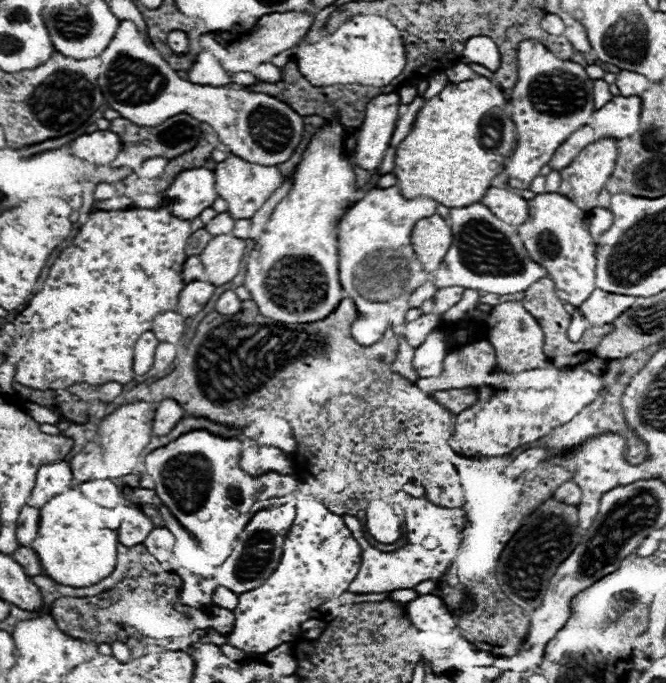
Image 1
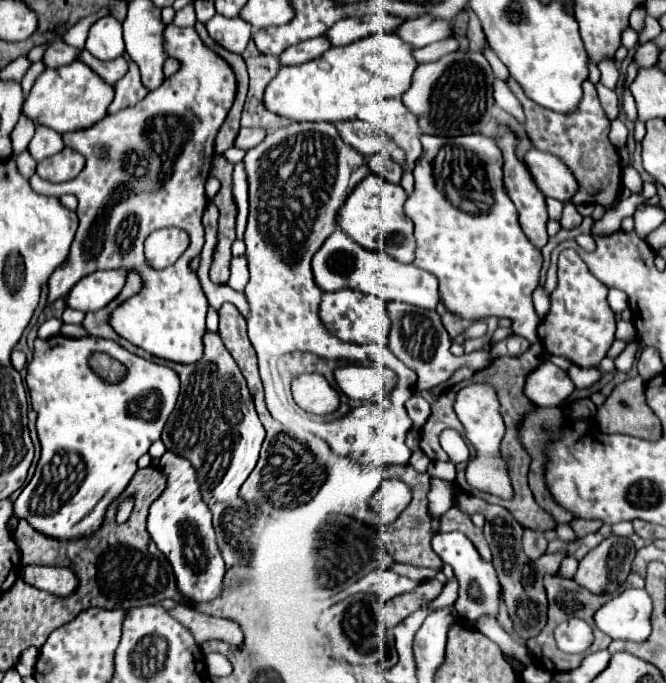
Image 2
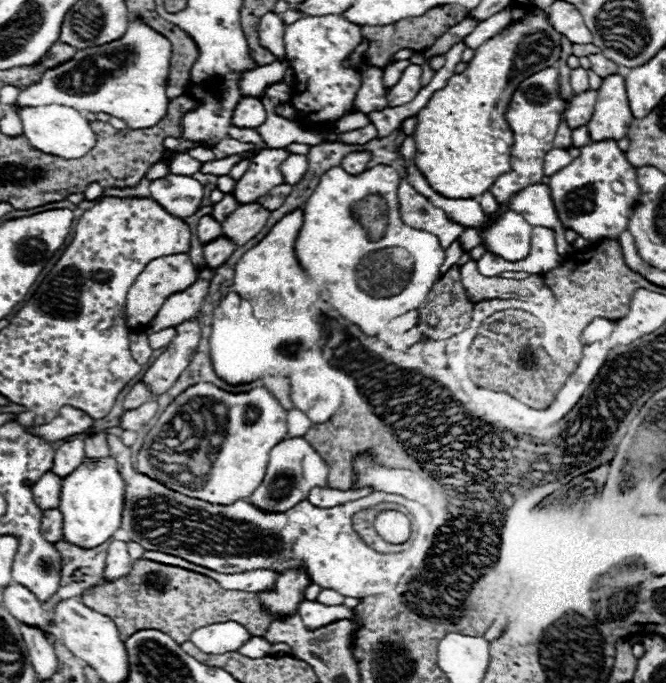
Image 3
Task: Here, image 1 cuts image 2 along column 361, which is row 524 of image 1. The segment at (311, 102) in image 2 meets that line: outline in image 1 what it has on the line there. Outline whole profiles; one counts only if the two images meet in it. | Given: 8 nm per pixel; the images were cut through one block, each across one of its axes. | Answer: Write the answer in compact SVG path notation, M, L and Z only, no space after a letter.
M66 490L40 508L40 528L32 550L40 556L44 574L64 586L84 588L110 576L116 566L118 532L100 526L98 508L80 490Z

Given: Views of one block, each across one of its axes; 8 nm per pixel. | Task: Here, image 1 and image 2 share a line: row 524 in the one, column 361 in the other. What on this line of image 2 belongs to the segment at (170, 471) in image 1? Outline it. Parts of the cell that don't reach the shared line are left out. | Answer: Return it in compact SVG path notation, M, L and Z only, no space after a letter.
M370 172L366 180L362 180L356 186L356 190L350 194L346 204L342 206L340 228L364 248L386 252L388 256L400 262L414 262L416 240L414 240L414 224L404 214L406 198L408 194L404 192L400 184L390 184L382 180L380 176L374 176L374 172Z

